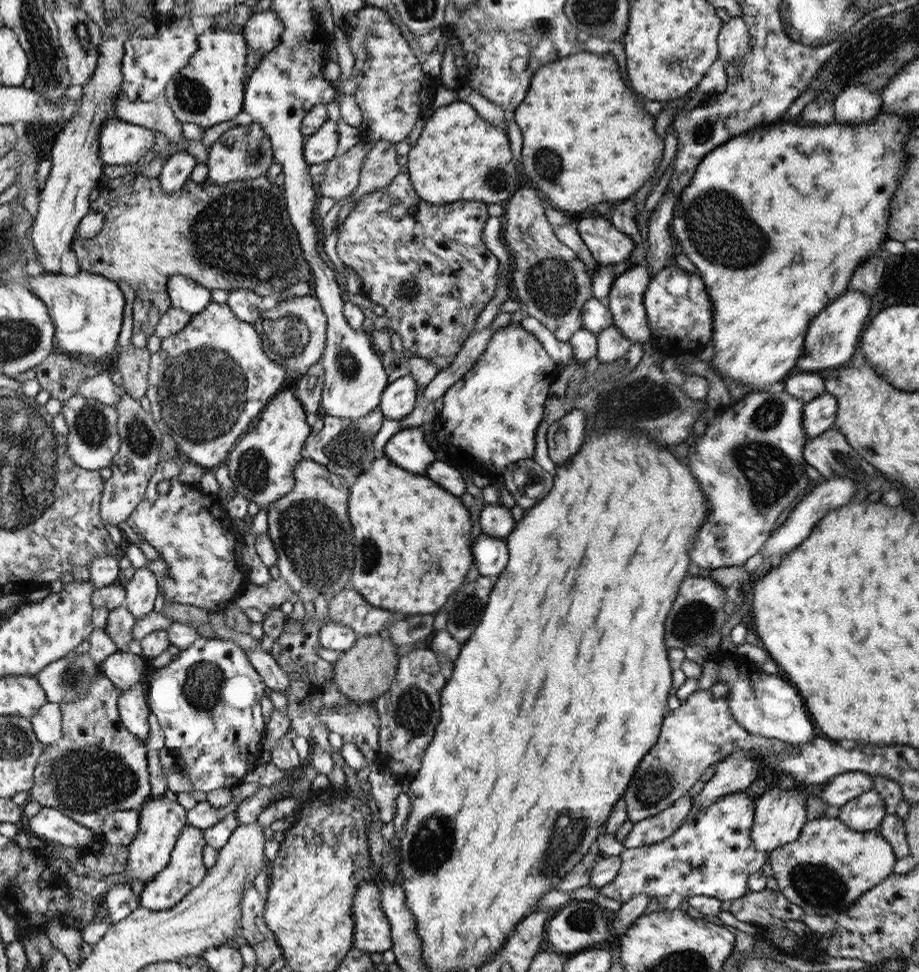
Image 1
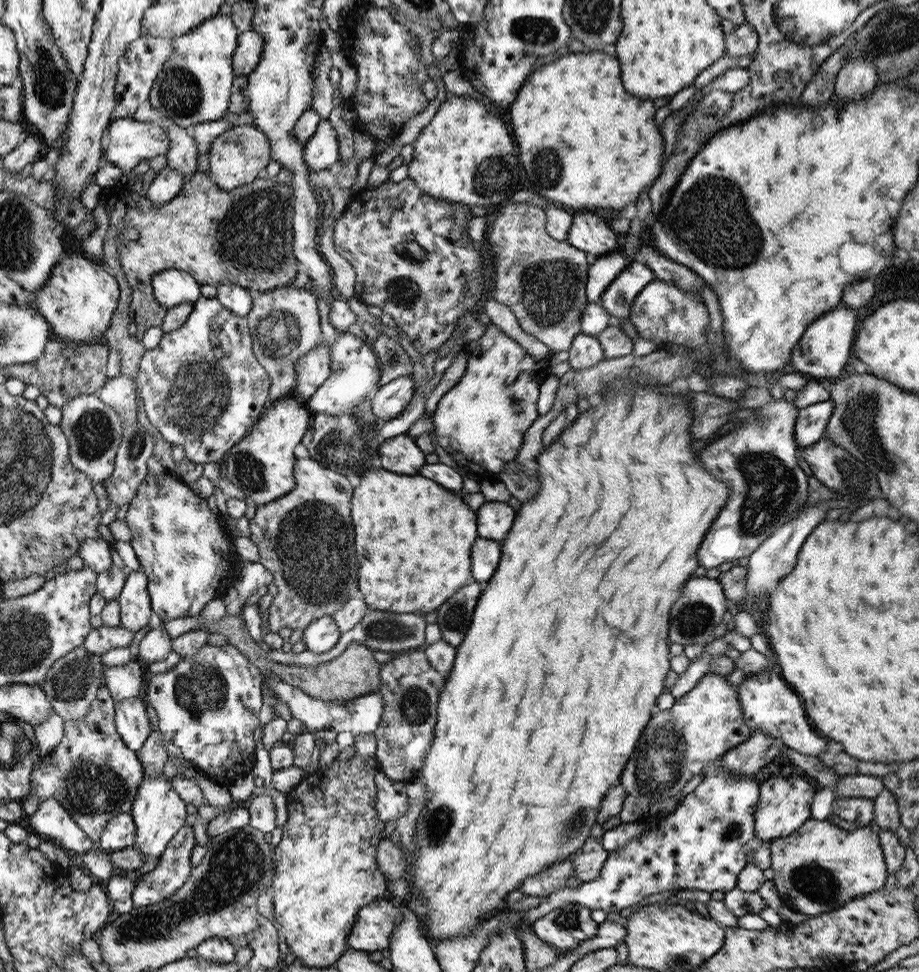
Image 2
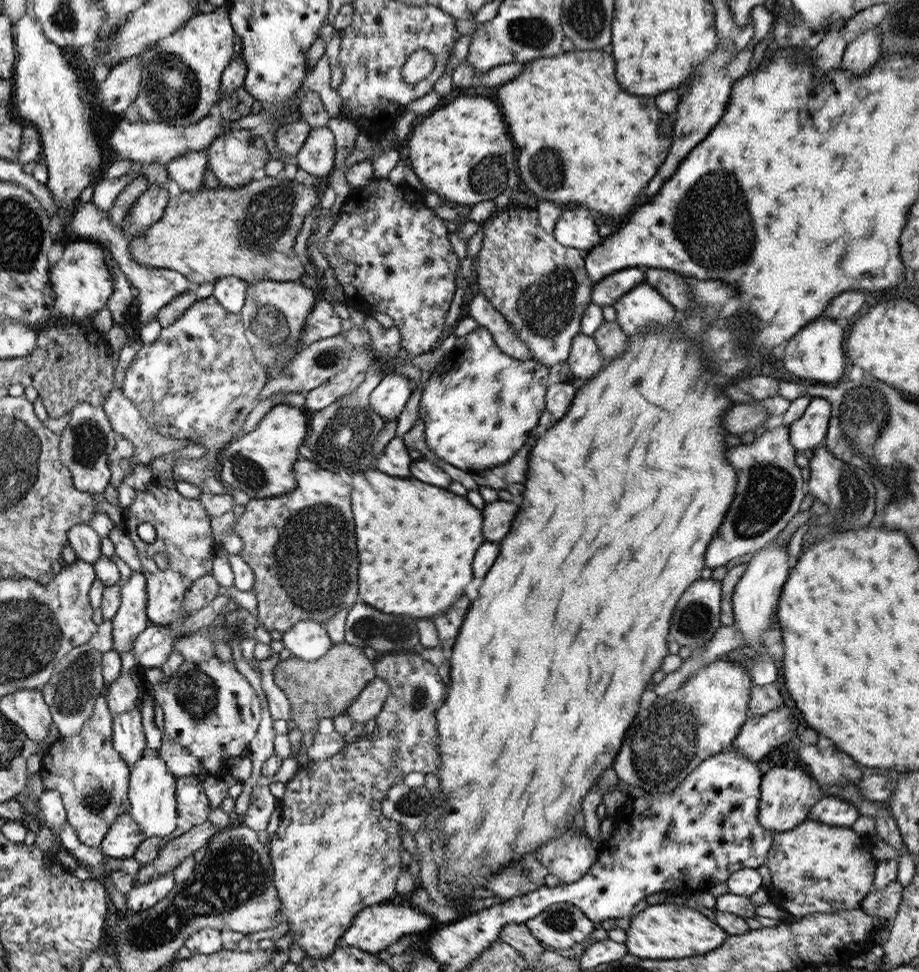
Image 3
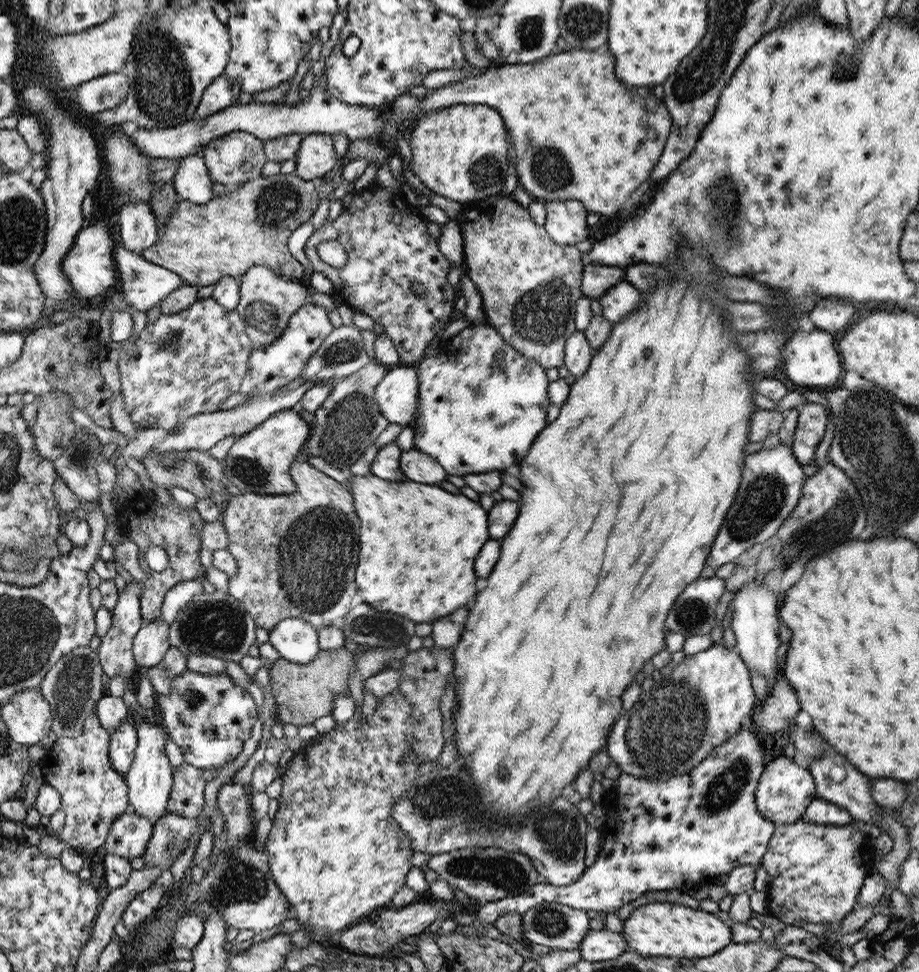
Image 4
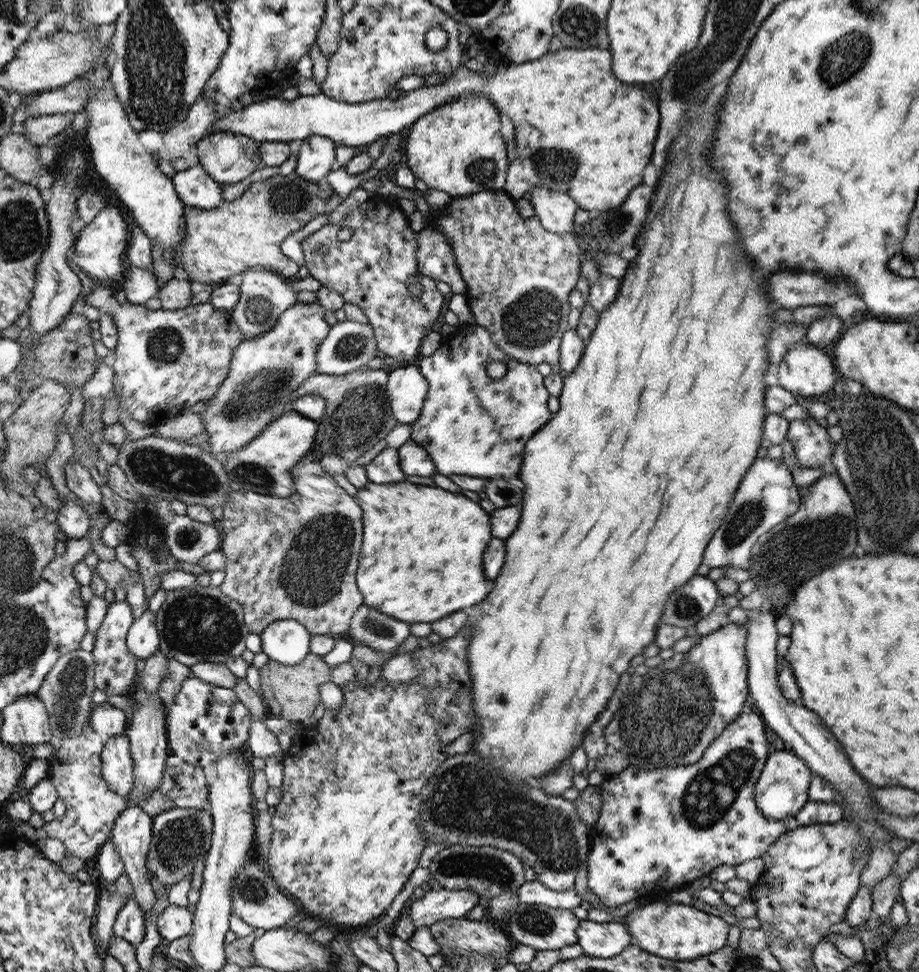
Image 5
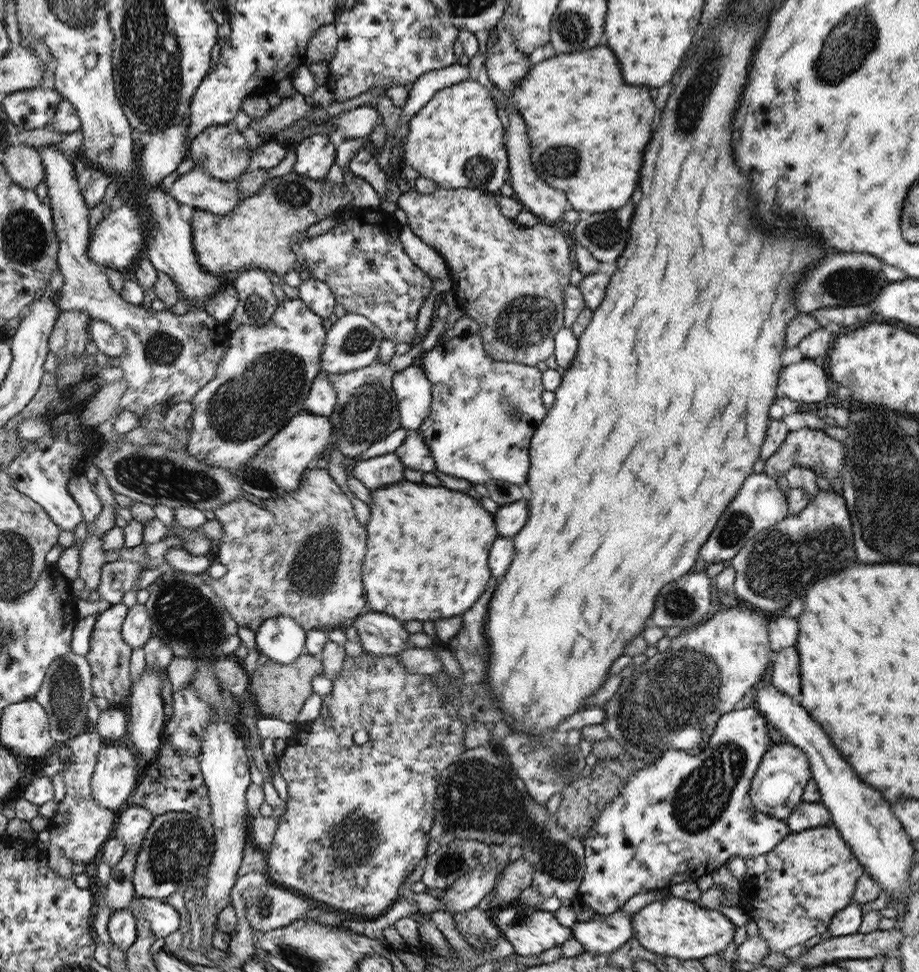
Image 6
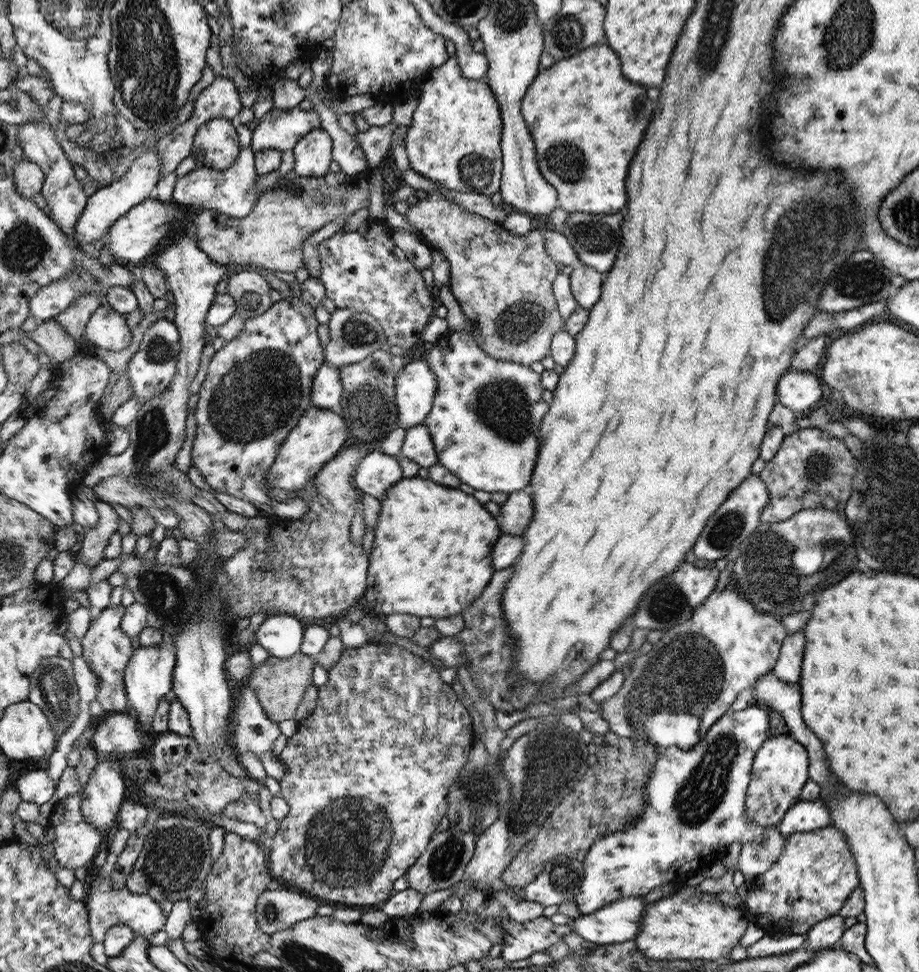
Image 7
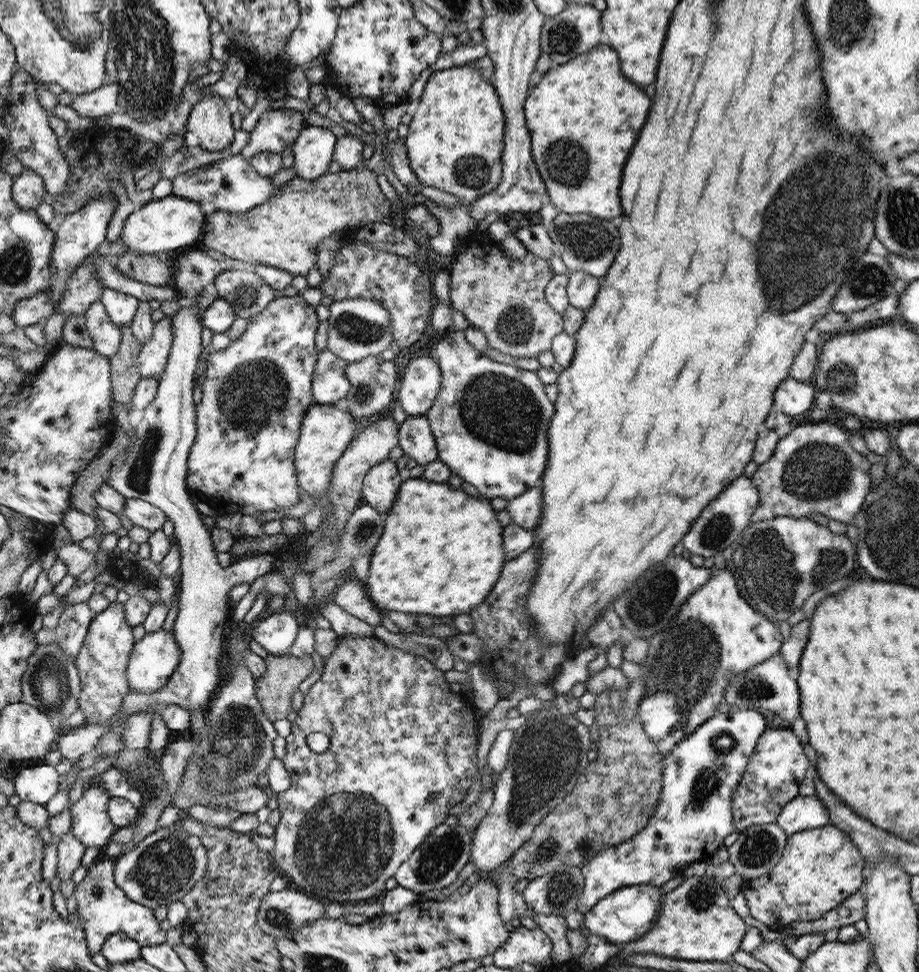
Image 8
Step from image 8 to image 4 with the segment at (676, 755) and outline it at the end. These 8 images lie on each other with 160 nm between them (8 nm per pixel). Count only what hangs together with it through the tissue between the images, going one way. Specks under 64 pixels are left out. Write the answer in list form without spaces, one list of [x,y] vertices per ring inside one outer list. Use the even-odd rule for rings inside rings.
[[[749,727],[740,728],[736,735],[732,735],[725,743],[717,746],[708,756],[708,758],[702,760],[700,764],[692,768],[690,772],[683,775],[671,776],[664,782],[654,782],[655,780],[646,780],[642,777],[637,777],[628,773],[622,773],[618,778],[618,788],[613,788],[611,791],[607,791],[605,794],[605,800],[603,802],[607,821],[601,828],[602,831],[602,845],[598,853],[595,862],[583,872],[583,875],[572,884],[566,886],[554,886],[548,883],[536,883],[532,888],[529,888],[524,894],[519,894],[513,897],[506,897],[502,900],[481,904],[478,910],[477,917],[480,924],[493,924],[493,922],[502,913],[518,913],[523,915],[526,911],[534,908],[536,905],[543,905],[544,903],[558,903],[565,904],[570,908],[578,910],[594,910],[599,914],[607,914],[608,912],[615,912],[624,904],[632,900],[636,900],[639,896],[644,896],[646,892],[654,892],[654,890],[675,890],[681,889],[682,886],[688,886],[688,882],[702,882],[702,880],[712,880],[716,874],[729,873],[737,866],[754,865],[758,866],[762,858],[764,858],[766,851],[769,850],[769,844],[773,840],[773,836],[776,834],[777,825],[766,817],[760,814],[757,809],[755,800],[756,790],[758,785],[758,778],[764,770],[764,752],[762,752],[762,746],[760,746],[760,740],[756,738],[756,732]]]

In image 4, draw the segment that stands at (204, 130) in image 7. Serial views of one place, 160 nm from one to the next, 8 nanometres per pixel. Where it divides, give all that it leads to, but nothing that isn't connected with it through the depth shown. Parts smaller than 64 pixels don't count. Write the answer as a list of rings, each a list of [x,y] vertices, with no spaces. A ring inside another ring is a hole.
[[[234,131],[214,139],[202,149],[202,156],[213,183],[231,188],[244,185],[252,178],[260,177],[260,170],[266,164],[265,148],[262,148],[262,142],[253,133]]]

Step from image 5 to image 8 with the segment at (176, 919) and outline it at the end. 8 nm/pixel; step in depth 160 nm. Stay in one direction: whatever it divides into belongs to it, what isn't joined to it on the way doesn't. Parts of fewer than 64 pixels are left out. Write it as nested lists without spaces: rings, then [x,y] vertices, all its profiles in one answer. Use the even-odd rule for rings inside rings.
[[[113,859],[102,863],[95,862],[88,868],[86,877],[75,886],[73,895],[76,898],[79,919],[85,929],[89,953],[98,953],[106,939],[117,933],[137,940],[142,947],[166,943],[167,932],[161,930],[153,909],[130,900],[115,883],[113,870]]]

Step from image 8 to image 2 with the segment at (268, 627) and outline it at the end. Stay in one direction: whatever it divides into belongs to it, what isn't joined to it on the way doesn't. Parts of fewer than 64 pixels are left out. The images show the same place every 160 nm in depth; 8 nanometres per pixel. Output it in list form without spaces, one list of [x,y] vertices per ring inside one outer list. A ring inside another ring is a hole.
[[[324,615],[310,623],[308,627],[304,627],[302,640],[304,640],[308,651],[322,654],[336,646],[341,634],[342,632],[333,617]]]

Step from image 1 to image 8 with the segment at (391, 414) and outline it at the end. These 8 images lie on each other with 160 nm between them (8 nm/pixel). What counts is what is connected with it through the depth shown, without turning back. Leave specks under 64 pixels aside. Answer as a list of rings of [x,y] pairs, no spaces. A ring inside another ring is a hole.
[[[419,356],[411,360],[400,380],[398,398],[404,412],[410,416],[425,415],[441,389],[442,375],[434,358]]]

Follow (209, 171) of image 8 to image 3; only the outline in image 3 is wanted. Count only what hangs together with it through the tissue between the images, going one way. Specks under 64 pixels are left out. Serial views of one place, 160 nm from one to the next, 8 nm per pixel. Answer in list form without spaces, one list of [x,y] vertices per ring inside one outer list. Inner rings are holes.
[[[206,151],[181,154],[166,165],[169,179],[174,180],[182,191],[200,191],[205,184],[207,162]]]

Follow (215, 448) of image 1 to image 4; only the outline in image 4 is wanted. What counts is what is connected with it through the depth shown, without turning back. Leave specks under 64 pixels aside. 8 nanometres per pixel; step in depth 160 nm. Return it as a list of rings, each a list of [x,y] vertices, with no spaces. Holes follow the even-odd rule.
[[[212,297],[207,299],[197,299],[186,310],[178,312],[174,315],[161,314],[156,318],[154,324],[146,324],[146,327],[140,332],[134,343],[126,354],[119,356],[116,369],[120,370],[119,382],[121,383],[121,395],[123,396],[124,408],[128,412],[132,422],[137,426],[138,429],[144,428],[165,428],[173,429],[177,427],[184,419],[188,419],[189,416],[201,415],[202,413],[213,413],[218,412],[220,403],[234,392],[240,392],[242,379],[245,378],[246,371],[249,370],[249,356],[252,355],[256,346],[253,341],[249,339],[248,330],[245,328],[245,320],[235,310],[229,310],[224,306],[218,304]]]

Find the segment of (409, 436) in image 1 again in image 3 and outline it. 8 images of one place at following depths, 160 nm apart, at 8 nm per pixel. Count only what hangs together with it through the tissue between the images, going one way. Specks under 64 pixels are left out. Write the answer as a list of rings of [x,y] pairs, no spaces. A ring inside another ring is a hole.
[[[394,437],[382,454],[377,457],[376,468],[385,472],[388,476],[408,478],[412,476],[412,462],[409,449],[406,447],[402,437]]]

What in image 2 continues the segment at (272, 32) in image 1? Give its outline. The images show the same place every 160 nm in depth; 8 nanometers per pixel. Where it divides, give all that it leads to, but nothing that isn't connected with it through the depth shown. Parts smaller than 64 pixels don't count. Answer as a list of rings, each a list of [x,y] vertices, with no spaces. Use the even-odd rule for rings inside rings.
[[[255,30],[245,31],[238,36],[239,44],[233,52],[234,76],[247,76],[260,60],[263,51],[263,38]]]

